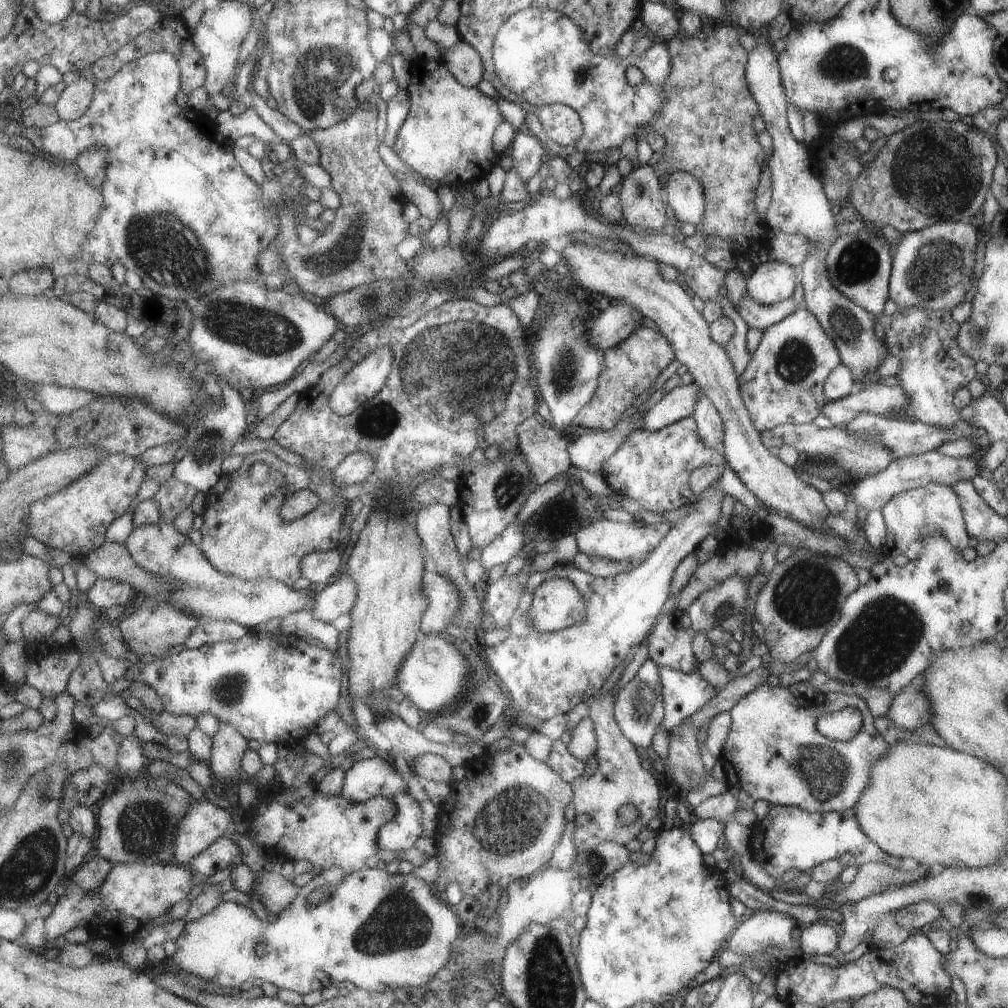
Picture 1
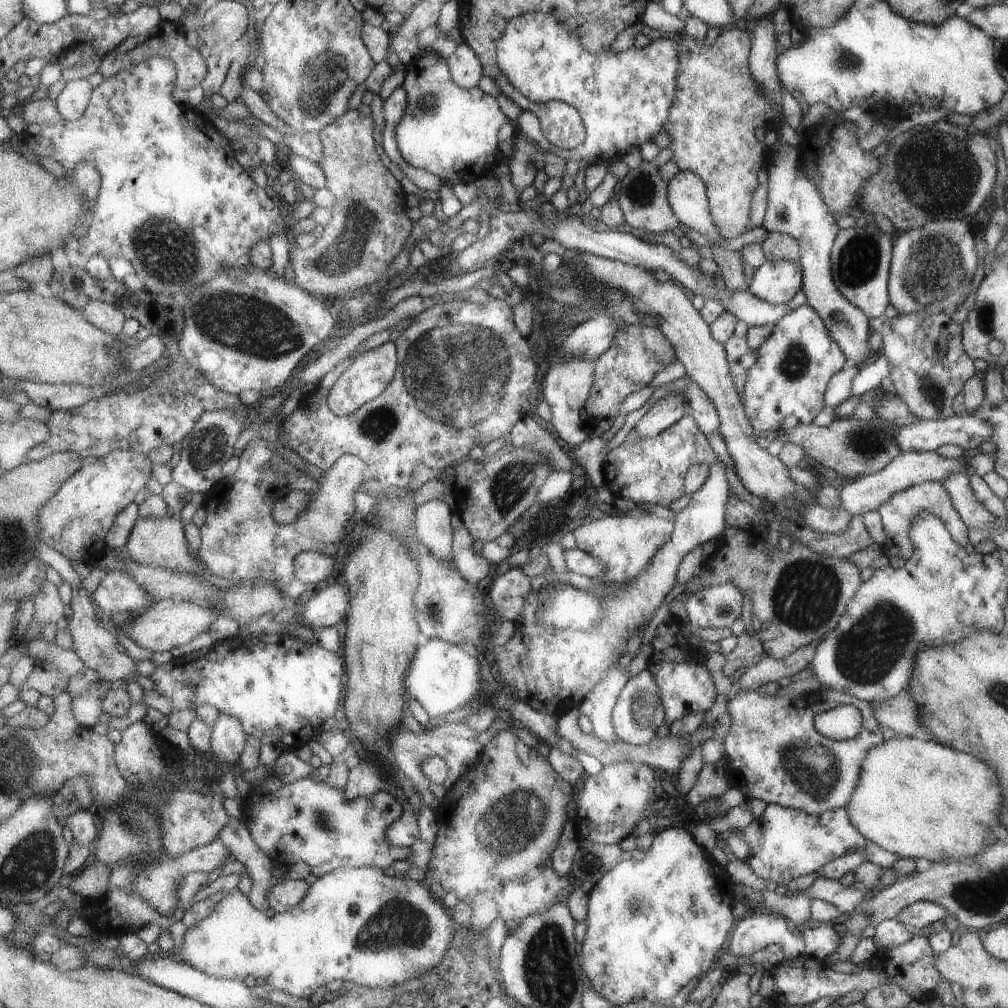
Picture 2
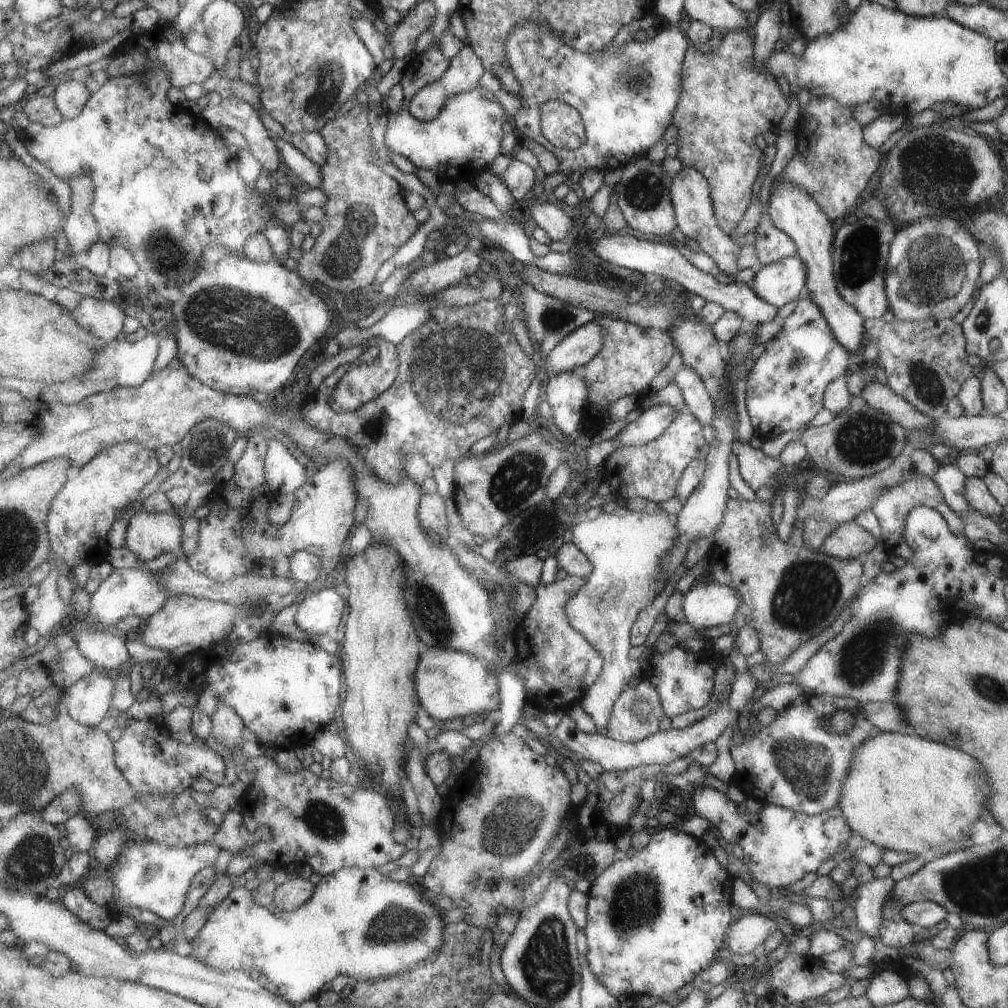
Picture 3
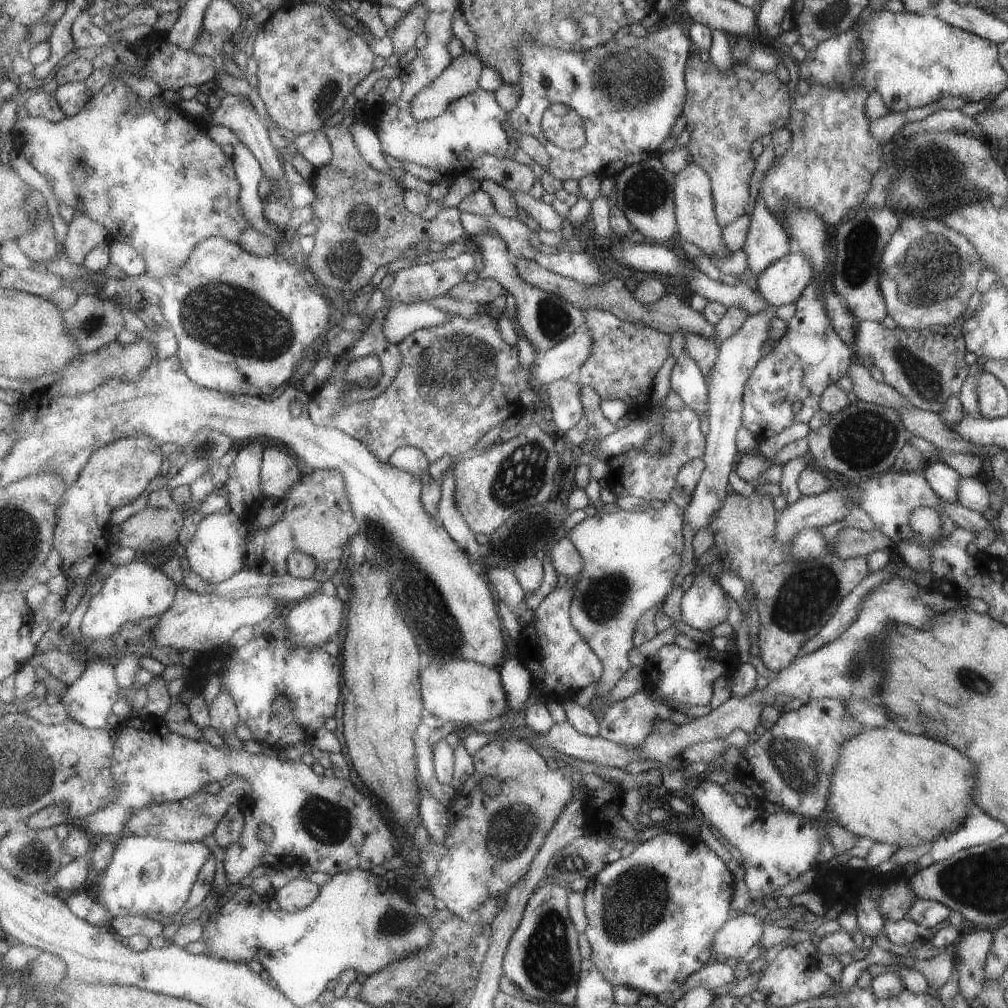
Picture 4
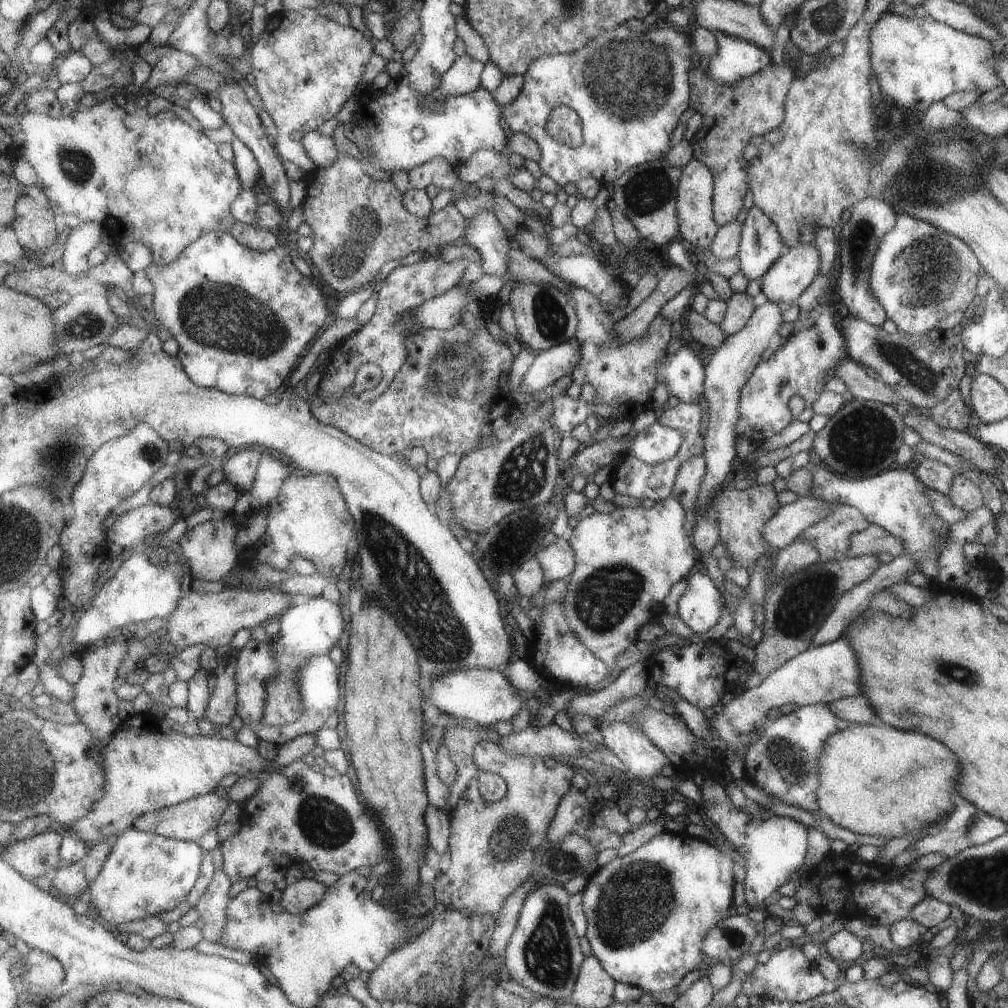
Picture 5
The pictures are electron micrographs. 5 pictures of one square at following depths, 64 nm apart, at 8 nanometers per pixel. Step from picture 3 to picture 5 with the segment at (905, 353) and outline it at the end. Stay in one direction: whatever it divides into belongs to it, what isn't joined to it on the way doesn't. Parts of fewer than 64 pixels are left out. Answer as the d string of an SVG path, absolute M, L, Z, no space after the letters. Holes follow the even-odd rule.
M845 316L841 318L839 332L845 338L849 360L879 374L879 382L885 382L893 392L899 394L899 398L907 400L911 408L929 410L937 406L951 390L957 390L959 382L965 378L965 362L961 358L965 346L961 336L953 334L953 330L929 330L917 336L905 332L887 334L881 330L881 326Z

